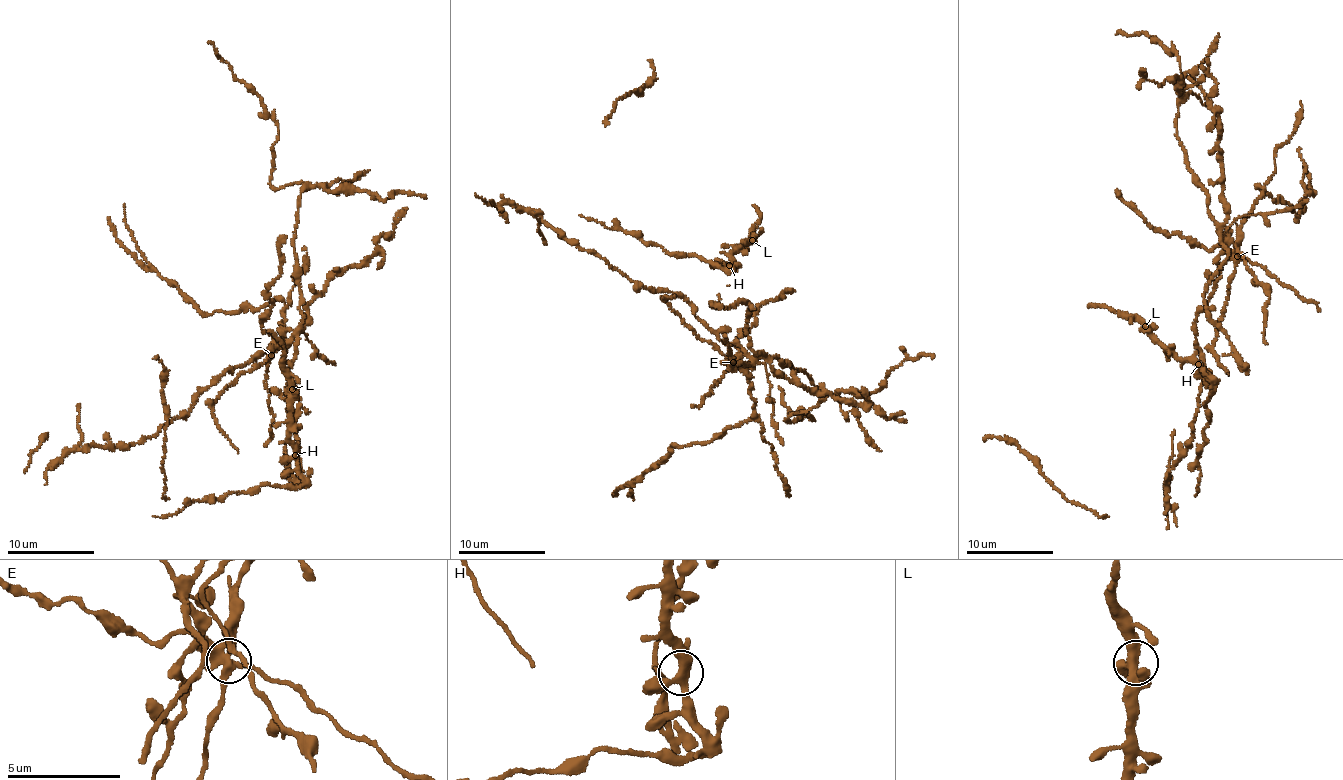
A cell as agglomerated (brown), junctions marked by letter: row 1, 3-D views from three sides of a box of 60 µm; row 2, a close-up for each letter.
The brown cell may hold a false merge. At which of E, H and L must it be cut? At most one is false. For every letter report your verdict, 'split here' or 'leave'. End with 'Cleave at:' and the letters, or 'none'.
E: split here
H: leave
L: leave
Cleave at: E

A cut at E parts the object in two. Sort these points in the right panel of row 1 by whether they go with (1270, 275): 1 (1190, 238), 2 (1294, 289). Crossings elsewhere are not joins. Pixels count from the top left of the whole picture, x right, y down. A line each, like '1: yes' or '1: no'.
1: yes
2: yes

